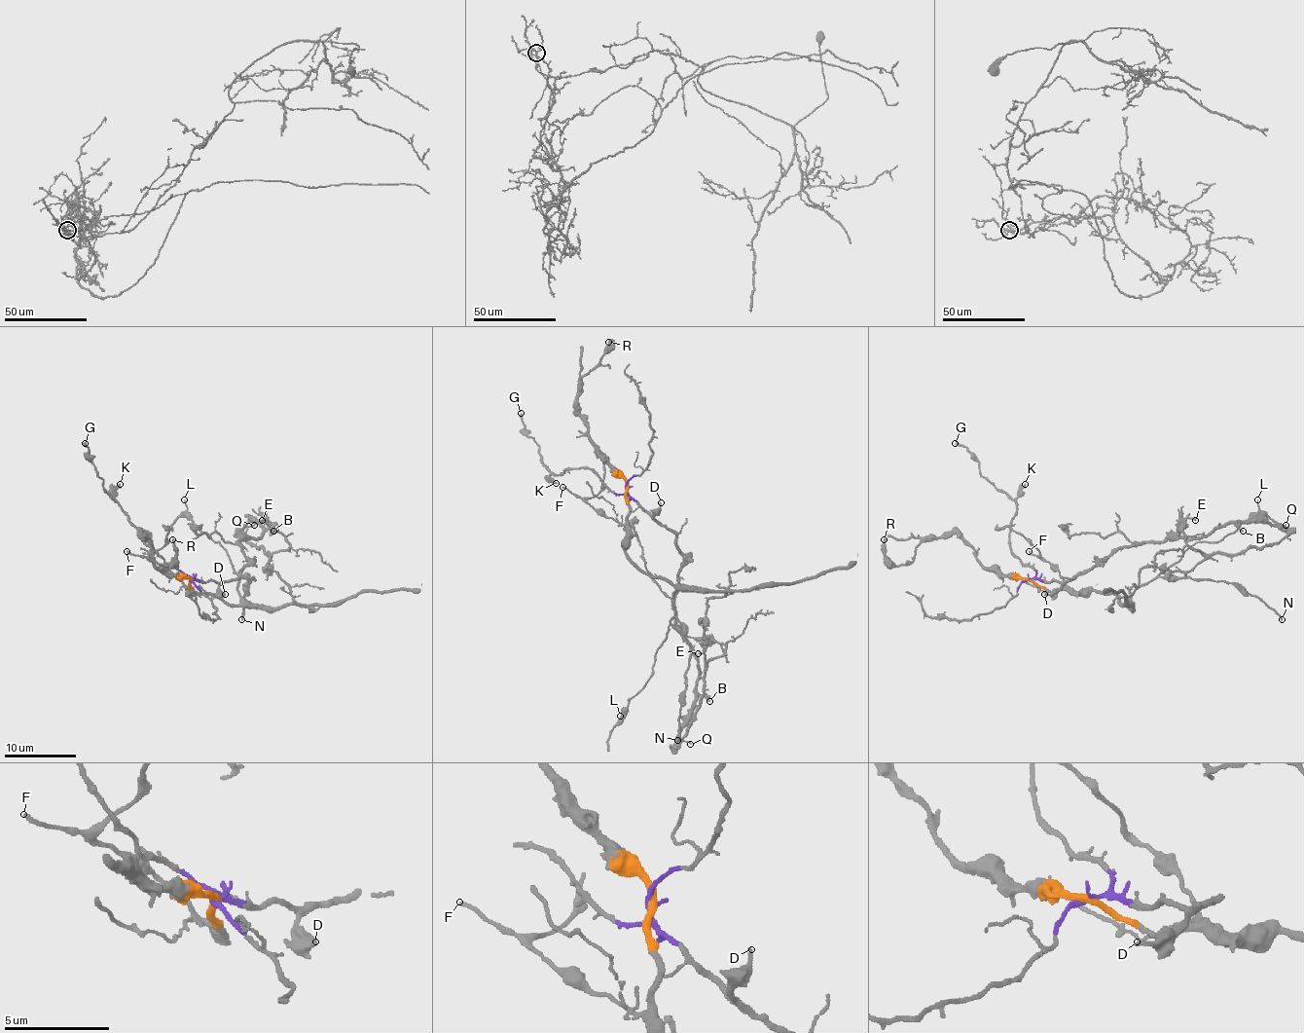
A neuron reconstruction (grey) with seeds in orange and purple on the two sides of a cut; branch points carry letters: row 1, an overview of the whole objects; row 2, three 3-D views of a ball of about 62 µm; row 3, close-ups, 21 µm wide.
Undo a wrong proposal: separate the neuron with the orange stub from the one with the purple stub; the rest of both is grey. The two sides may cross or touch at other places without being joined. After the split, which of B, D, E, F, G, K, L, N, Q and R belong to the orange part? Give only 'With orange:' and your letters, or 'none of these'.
With orange: F, L, N, R

